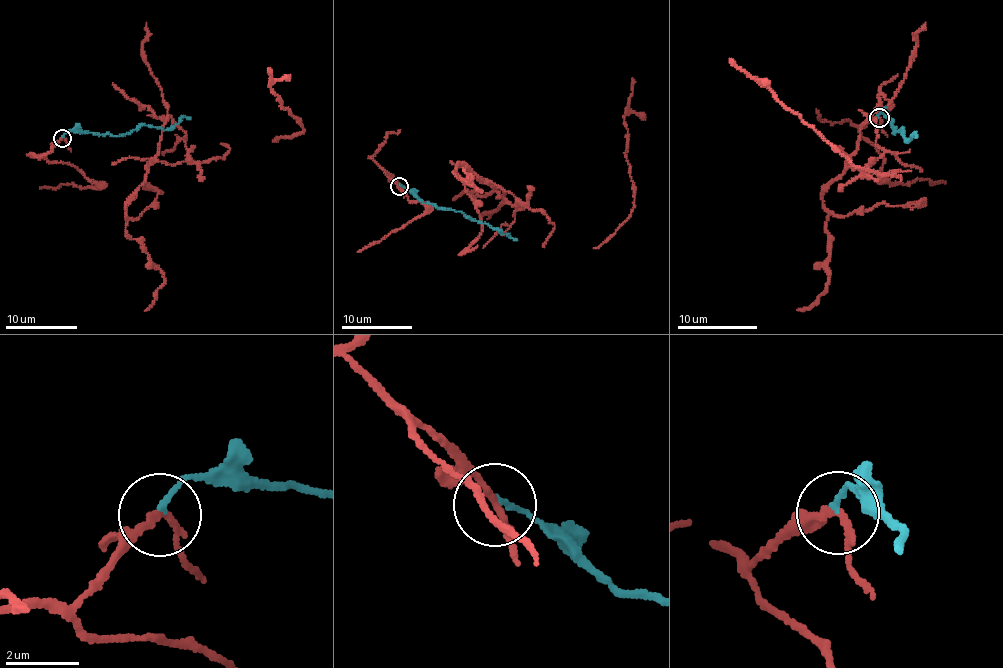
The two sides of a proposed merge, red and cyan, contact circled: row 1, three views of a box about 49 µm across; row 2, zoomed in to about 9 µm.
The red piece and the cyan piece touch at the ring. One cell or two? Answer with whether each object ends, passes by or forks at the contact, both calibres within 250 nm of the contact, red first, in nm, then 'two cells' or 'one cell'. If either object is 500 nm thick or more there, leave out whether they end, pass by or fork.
red passes by | cyan ends | 180/150 nm | two cells

